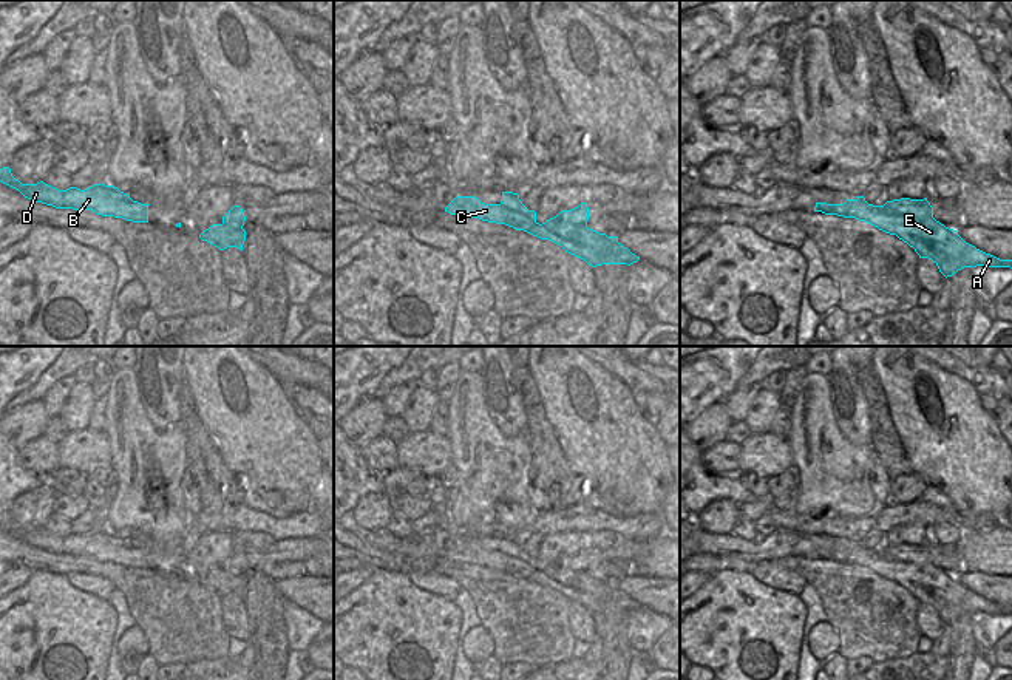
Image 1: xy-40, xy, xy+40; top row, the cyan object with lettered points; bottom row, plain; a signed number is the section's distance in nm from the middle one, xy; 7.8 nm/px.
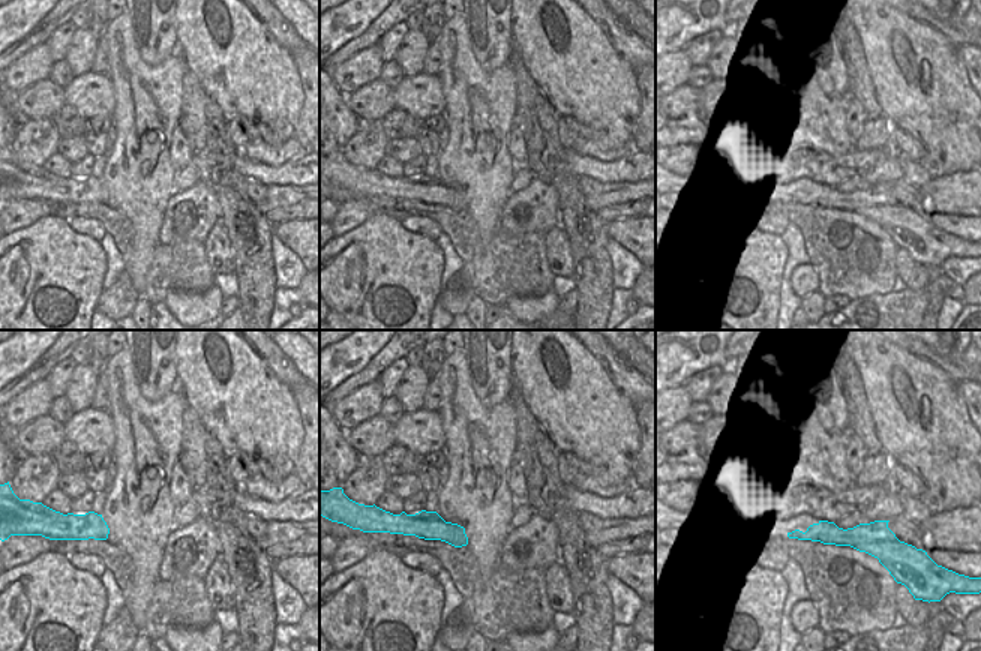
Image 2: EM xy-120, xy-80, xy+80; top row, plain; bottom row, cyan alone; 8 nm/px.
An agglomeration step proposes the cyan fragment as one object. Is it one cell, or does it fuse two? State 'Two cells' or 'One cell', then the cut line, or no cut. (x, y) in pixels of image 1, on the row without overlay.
One cell. No split

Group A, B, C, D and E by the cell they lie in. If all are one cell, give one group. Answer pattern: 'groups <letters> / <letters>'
groups A B C D E

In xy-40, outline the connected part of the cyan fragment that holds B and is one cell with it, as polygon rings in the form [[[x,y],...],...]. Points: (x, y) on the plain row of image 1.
[[[9,513],[0,515],[0,529],[19,536],[25,544],[56,555],[93,556],[96,561],[122,564],[133,569],[148,569],[148,552],[133,547],[117,533],[94,530],[85,536],[70,533],[57,536],[43,527],[22,530]]]

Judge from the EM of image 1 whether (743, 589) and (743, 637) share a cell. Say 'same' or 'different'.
same

